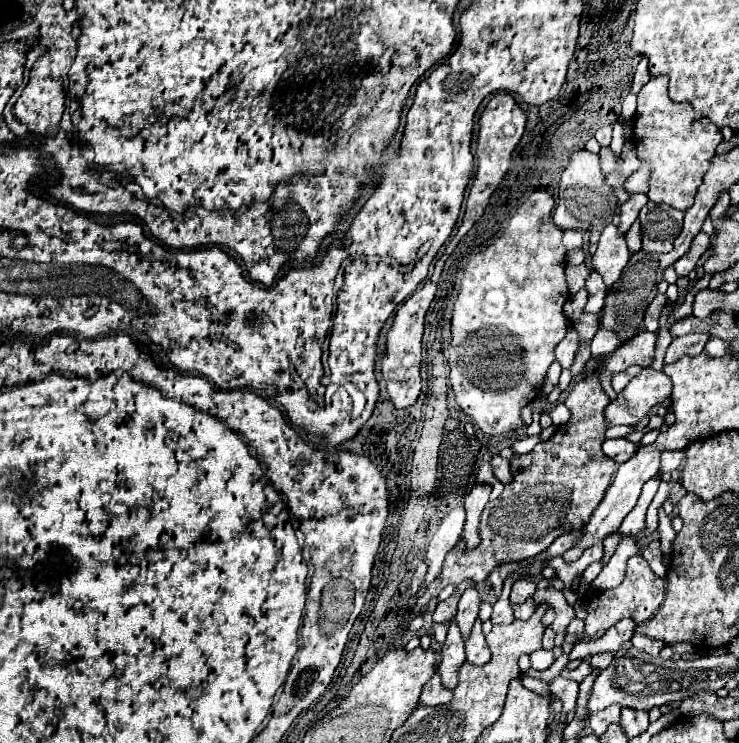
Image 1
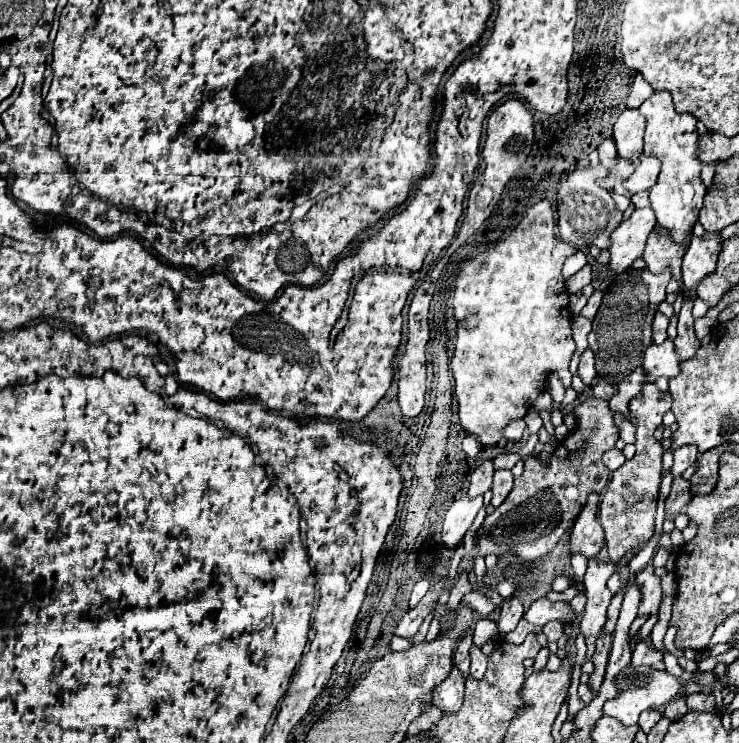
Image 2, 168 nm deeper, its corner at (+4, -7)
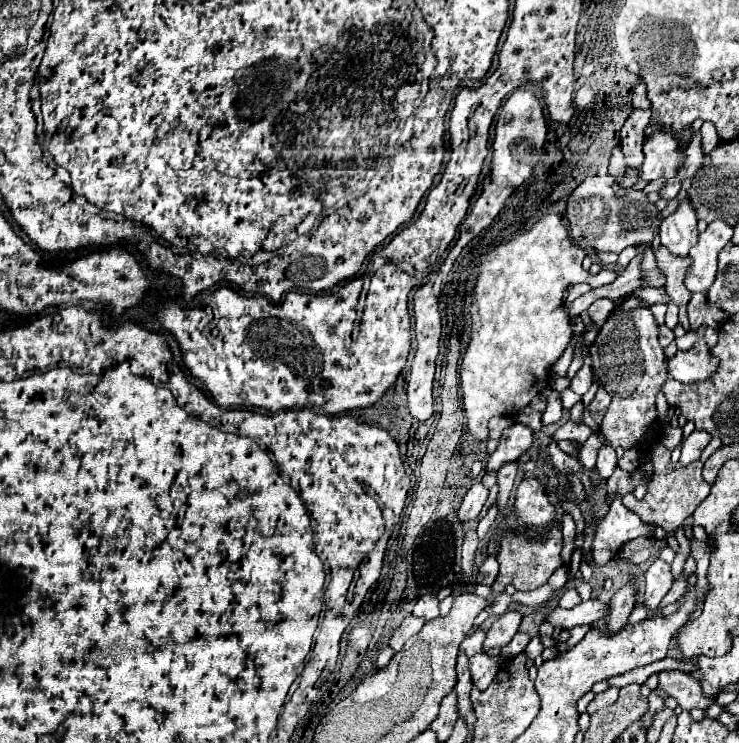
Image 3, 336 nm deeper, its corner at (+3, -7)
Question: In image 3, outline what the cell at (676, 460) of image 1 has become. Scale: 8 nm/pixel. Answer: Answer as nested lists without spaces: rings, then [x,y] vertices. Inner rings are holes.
[[[694,430],[694,432],[684,440],[684,444],[682,444],[680,464],[688,466],[690,462],[698,460],[698,458],[700,458],[700,454],[702,454],[702,450],[708,446],[708,442],[710,442],[710,440],[712,440],[712,438],[708,438],[708,434],[704,434],[702,430]]]

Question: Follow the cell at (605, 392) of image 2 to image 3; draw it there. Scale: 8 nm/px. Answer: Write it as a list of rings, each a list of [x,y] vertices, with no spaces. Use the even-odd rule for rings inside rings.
[[[600,388],[600,390],[598,390],[598,394],[594,396],[594,400],[590,402],[588,410],[594,414],[594,412],[604,412],[608,406],[610,406],[610,398],[608,398],[608,392],[606,392],[604,388]]]

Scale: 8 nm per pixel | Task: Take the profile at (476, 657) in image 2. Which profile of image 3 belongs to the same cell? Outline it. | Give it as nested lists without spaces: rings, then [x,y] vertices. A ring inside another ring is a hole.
[[[480,652],[470,658],[470,672],[472,672],[474,686],[478,690],[486,690],[498,674],[498,660],[488,656],[486,652]]]

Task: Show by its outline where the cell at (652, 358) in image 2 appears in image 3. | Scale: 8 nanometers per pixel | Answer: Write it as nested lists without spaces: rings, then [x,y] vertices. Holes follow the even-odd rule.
[[[701,326],[697,330],[698,342],[686,350],[678,352],[674,358],[668,360],[668,372],[674,380],[692,384],[692,382],[702,382],[706,380],[712,372],[716,372],[718,358],[712,356],[708,344],[704,339],[707,326]]]

